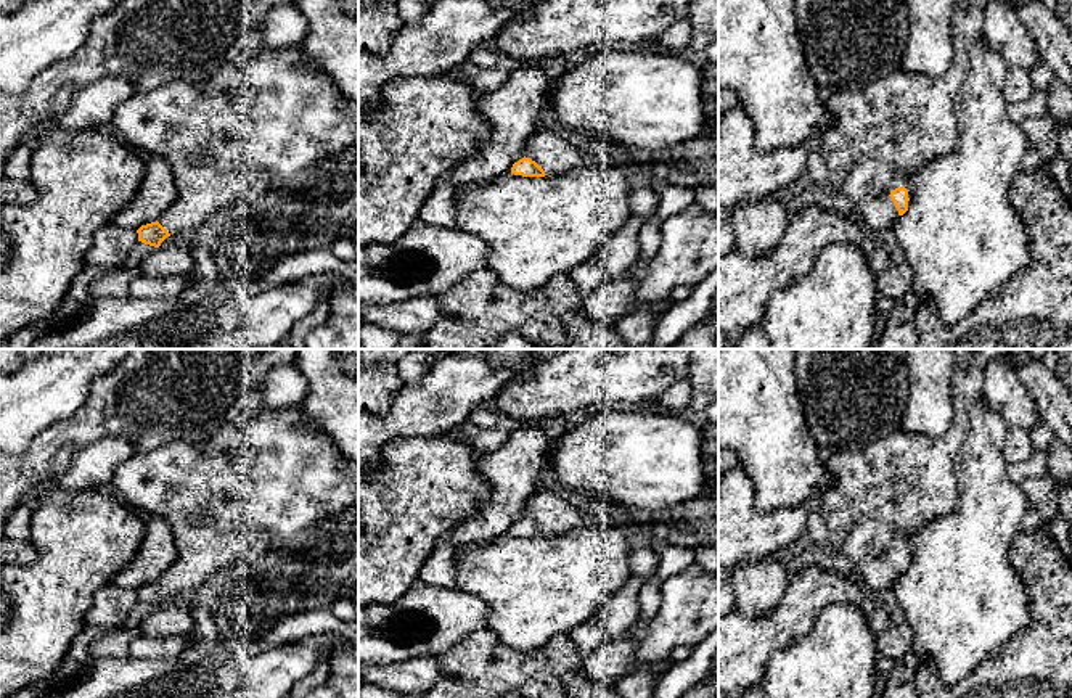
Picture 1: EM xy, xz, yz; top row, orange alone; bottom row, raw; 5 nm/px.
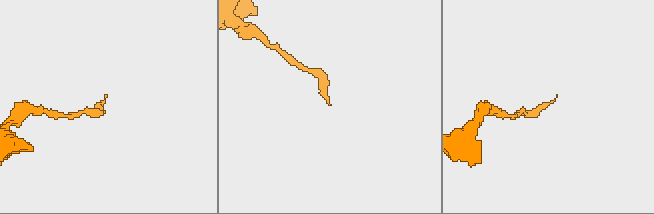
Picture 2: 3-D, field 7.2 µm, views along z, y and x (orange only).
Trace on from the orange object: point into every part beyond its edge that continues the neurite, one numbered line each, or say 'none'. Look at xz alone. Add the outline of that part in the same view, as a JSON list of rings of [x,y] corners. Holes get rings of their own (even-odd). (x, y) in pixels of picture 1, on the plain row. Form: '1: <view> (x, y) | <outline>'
1: xz (553, 513) | [[[537,489],[526,503],[526,518],[535,521],[546,536],[567,532],[588,524],[587,516],[567,499],[551,489]]]

